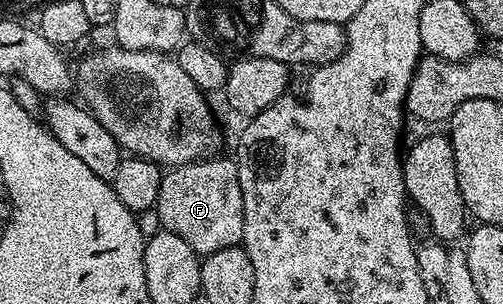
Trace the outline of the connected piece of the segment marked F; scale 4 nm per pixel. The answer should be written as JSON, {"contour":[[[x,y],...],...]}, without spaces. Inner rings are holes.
{"contour":[[[217,157],[198,158],[195,162],[166,169],[161,175],[161,187],[156,205],[161,229],[169,230],[175,236],[180,236],[182,240],[187,240],[187,244],[191,244],[191,248],[199,256],[219,252],[219,248],[242,245],[243,192],[239,188],[237,163],[232,157]]]}

